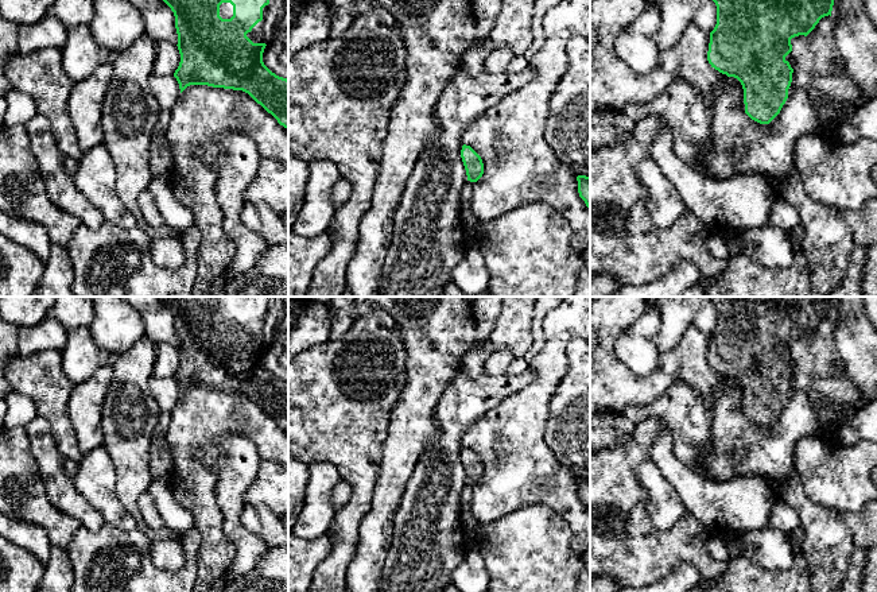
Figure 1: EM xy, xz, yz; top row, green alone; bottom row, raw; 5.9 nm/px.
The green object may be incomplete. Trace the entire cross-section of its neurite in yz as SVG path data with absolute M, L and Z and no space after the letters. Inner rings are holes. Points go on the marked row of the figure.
M713 0L717 24L710 32L707 61L722 74L737 78L744 89L745 113L769 124L788 98L793 69L785 57L791 39L807 36L819 20L831 16L834 0Z

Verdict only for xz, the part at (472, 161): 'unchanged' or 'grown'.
grown

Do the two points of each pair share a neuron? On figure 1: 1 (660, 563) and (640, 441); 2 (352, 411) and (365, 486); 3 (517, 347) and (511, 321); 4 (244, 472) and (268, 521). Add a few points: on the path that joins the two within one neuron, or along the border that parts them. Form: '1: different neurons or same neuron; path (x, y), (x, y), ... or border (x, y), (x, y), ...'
1: same neuron; path (632, 533), (632, 511), (628, 507), (628, 471)
2: same neuron; path (352, 430), (352, 440), (360, 467)
3: same neuron; path (517, 340), (512, 333), (512, 328)
4: different neurons; border (244, 505), (241, 522), (257, 534)

